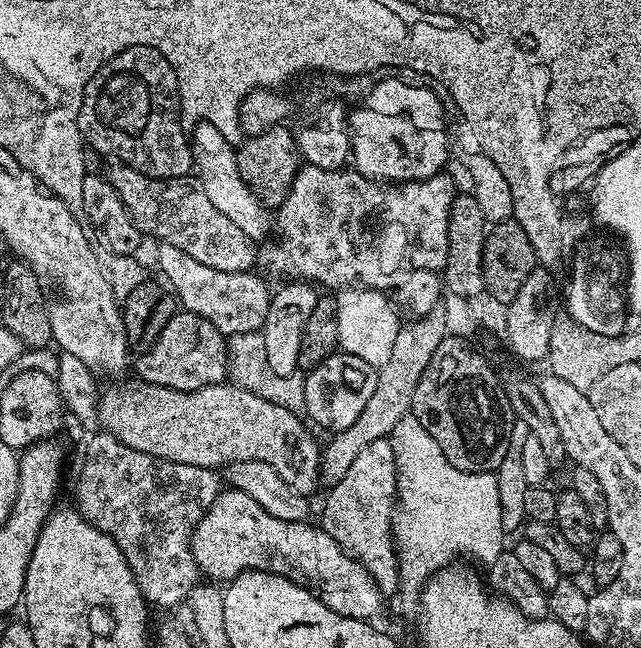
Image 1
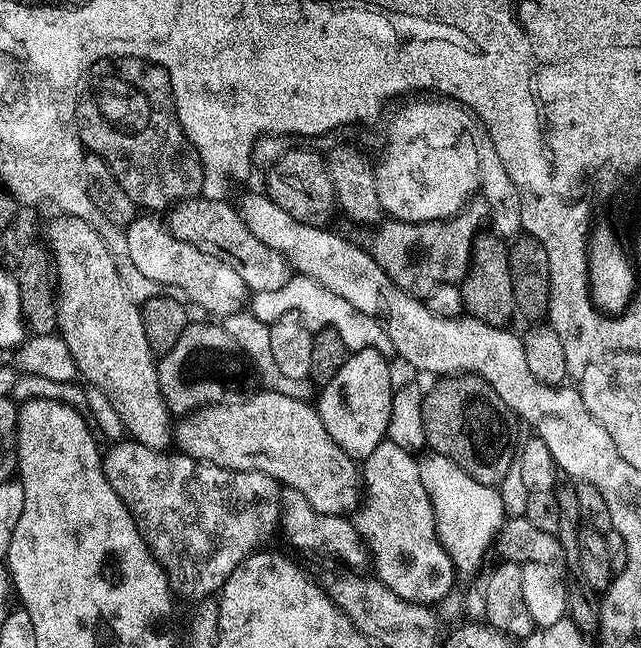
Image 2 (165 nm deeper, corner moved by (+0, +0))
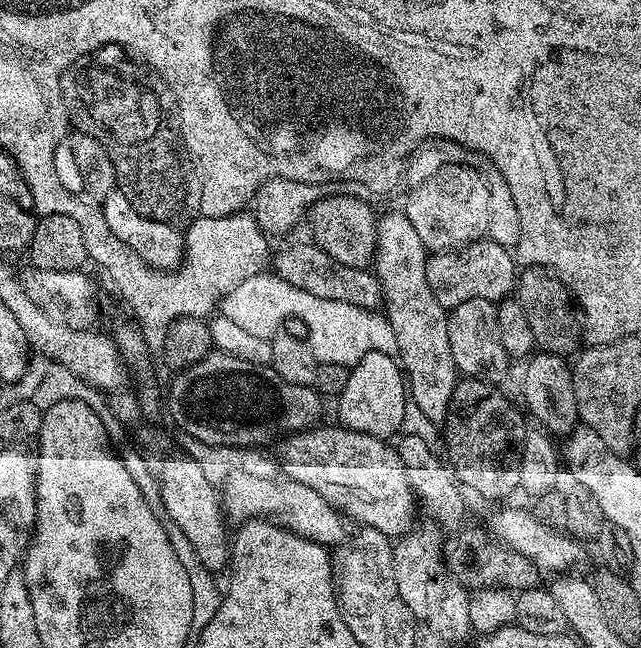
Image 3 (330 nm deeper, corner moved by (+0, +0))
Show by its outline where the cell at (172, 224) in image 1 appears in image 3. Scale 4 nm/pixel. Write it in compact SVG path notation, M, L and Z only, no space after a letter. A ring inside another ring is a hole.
M305 242L296 244L293 248L284 248L275 253L275 275L282 277L290 286L298 286L298 290L306 290L306 294L314 294L314 298L326 298L346 302L350 306L376 310L381 307L384 295L380 289L380 282L368 268L342 266L342 262L334 262L330 254L326 254L315 244Z

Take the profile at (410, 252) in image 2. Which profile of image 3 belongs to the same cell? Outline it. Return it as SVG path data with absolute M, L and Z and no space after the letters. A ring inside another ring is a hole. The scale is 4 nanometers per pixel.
M475 240L465 248L429 255L426 280L430 282L430 290L434 290L438 302L442 302L446 310L457 308L462 302L470 302L470 298L499 302L511 297L516 287L518 267L512 261L512 255L509 249L498 246L494 240Z

